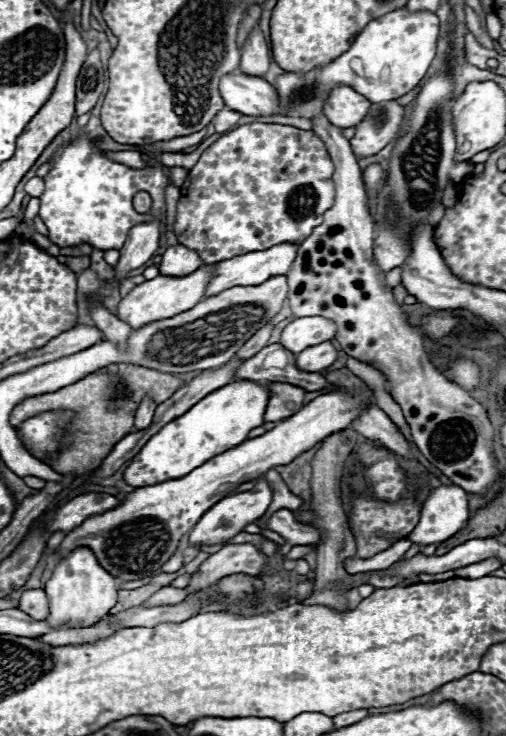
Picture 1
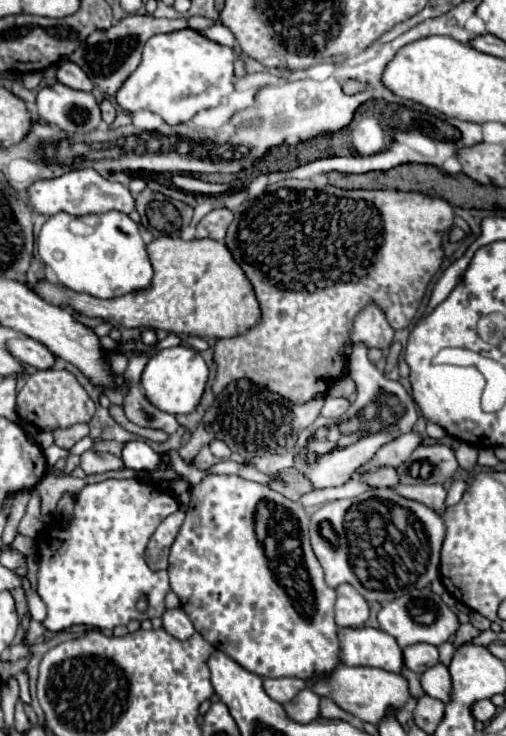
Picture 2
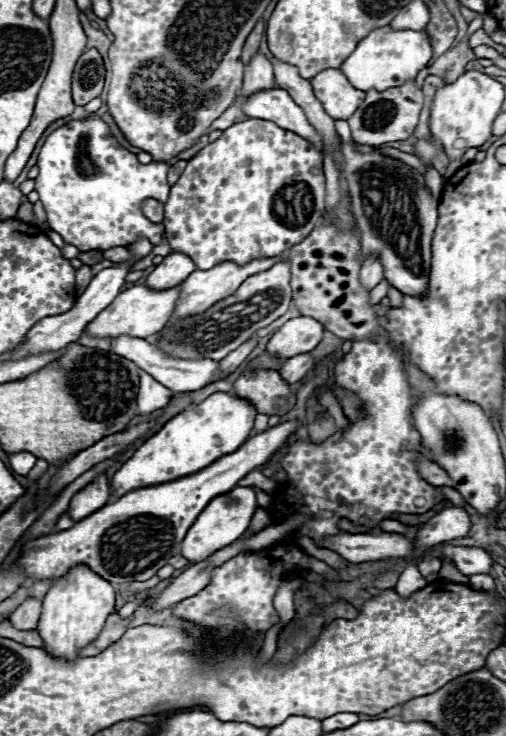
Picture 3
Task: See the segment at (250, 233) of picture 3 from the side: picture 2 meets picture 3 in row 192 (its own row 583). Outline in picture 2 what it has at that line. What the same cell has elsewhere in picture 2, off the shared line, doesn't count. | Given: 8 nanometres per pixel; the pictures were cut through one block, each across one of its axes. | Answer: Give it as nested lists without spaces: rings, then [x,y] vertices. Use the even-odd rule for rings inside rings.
[[[208,476],[204,478],[200,484],[196,484],[192,488],[190,494],[190,506],[186,510],[186,520],[170,548],[170,564],[168,564],[168,576],[170,576],[170,588],[172,592],[180,598],[182,602],[182,610],[190,616],[196,632],[200,632],[216,650],[222,650],[224,654],[228,654],[230,658],[234,658],[236,662],[240,662],[240,666],[244,666],[246,670],[258,674],[258,676],[270,676],[270,678],[280,678],[280,676],[294,676],[294,678],[302,678],[302,680],[310,680],[316,674],[324,674],[328,670],[334,670],[338,660],[338,626],[334,622],[334,600],[336,600],[336,592],[326,586],[324,582],[324,572],[322,566],[318,562],[318,558],[312,552],[310,540],[308,540],[308,514],[306,510],[282,496],[280,492],[258,484],[258,482],[250,482],[244,480],[242,476]]]

